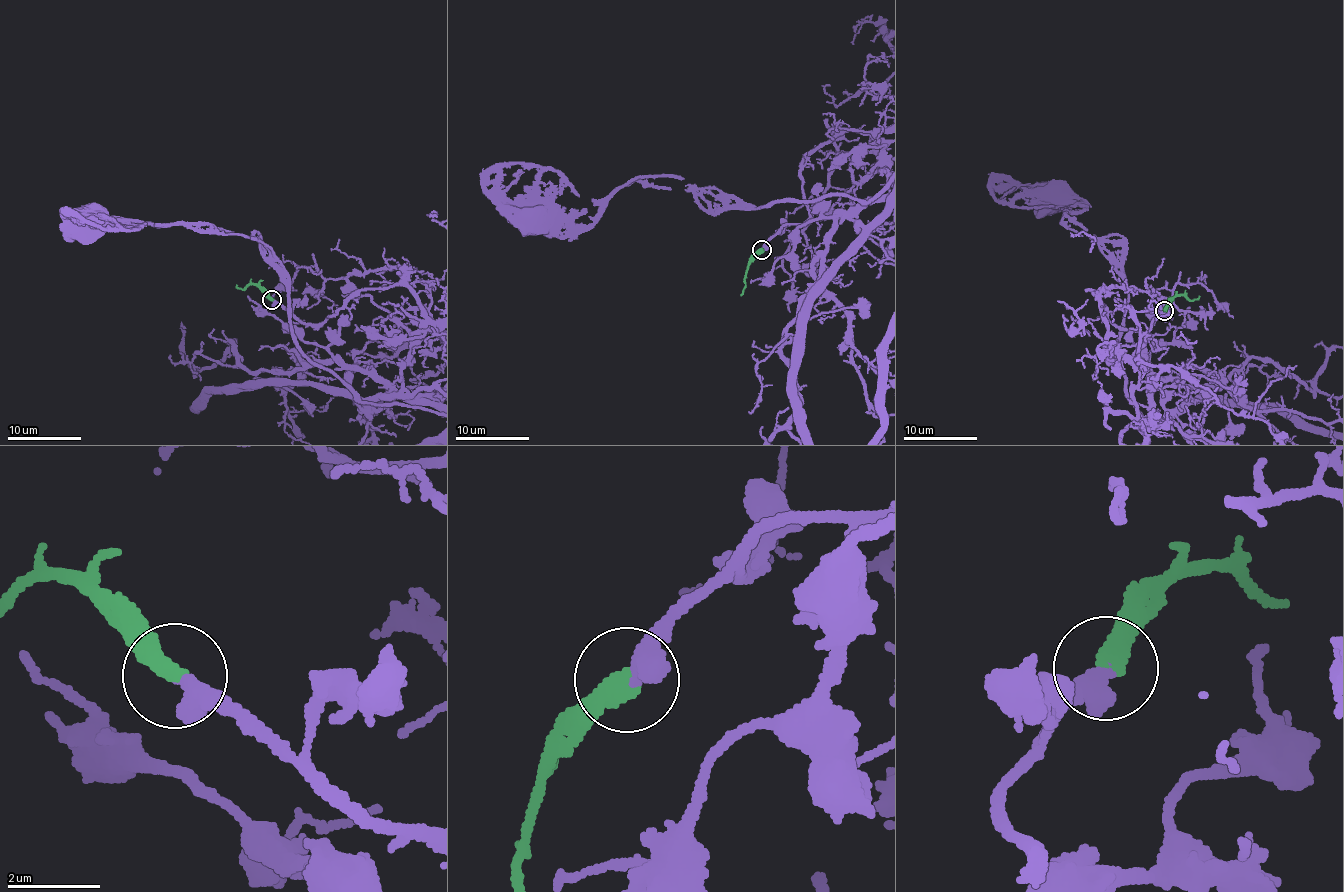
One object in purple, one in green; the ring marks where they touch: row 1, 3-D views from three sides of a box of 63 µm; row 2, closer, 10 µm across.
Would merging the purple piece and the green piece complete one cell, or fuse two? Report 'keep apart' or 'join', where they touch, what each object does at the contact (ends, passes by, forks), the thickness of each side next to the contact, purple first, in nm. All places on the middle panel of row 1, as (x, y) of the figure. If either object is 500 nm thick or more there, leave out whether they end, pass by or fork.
join; place (762, 249); calibres 500 and 460 nm

